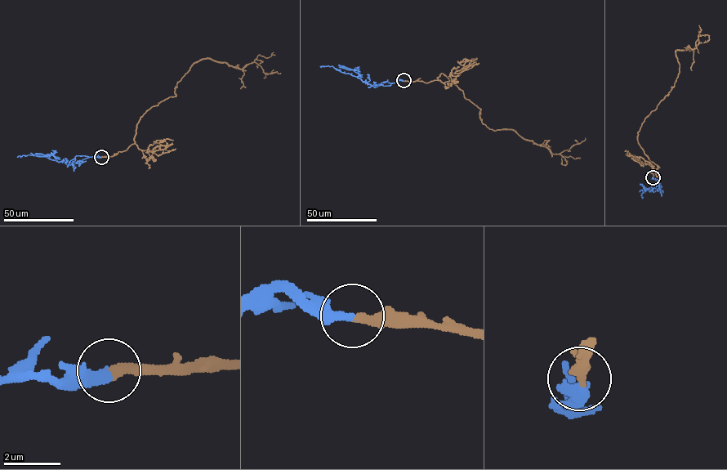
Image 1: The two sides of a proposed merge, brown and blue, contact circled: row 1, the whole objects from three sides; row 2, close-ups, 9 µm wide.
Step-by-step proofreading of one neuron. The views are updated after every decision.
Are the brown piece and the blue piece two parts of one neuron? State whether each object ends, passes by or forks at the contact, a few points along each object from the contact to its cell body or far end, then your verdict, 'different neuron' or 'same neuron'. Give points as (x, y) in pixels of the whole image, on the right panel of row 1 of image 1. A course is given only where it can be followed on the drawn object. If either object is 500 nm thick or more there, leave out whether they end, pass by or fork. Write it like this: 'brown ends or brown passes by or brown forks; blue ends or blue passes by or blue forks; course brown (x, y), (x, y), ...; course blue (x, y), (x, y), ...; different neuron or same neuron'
brown ends; blue ends; course brown (653, 177), (638, 132), (674, 86), (680, 72), (675, 51), (693, 50), (698, 39), (697, 48), (684, 47); course blue (653, 177), (659, 184), (659, 188), (643, 192), (642, 198); same neuron

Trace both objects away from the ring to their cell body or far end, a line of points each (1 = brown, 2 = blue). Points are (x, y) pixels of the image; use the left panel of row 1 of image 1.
1: (101, 157), (134, 143), (140, 117), (176, 95), (202, 59), (280, 73)
2: (101, 157), (76, 156), (66, 161), (49, 159), (43, 155), (17, 157)

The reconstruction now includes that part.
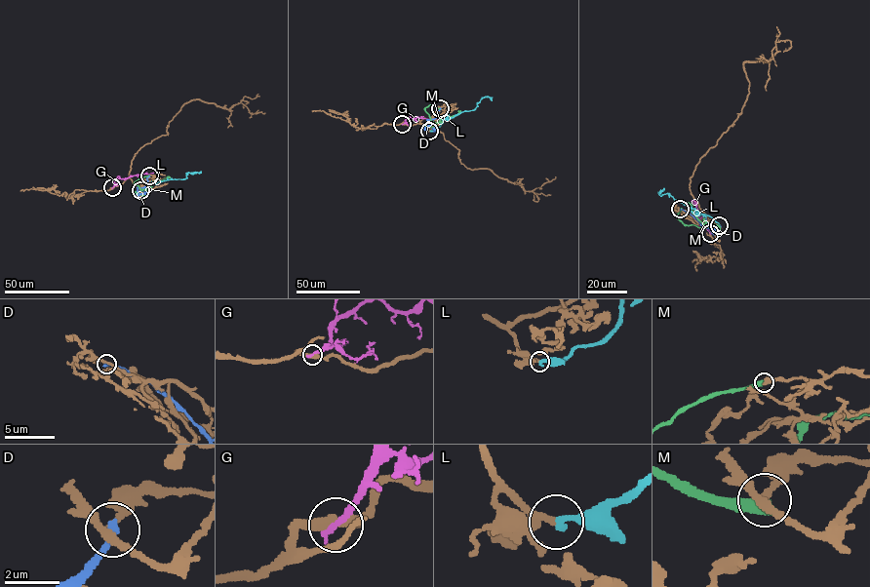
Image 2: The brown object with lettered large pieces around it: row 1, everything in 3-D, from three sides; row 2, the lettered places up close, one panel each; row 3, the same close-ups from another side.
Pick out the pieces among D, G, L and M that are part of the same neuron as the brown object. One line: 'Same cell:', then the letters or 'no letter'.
Same cell: L

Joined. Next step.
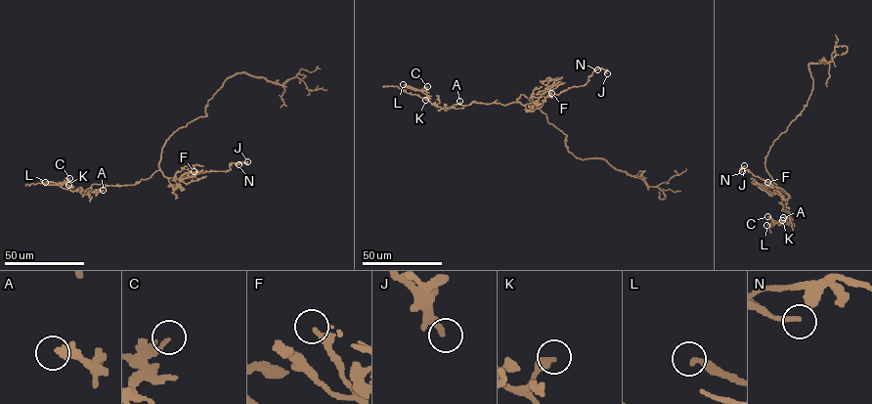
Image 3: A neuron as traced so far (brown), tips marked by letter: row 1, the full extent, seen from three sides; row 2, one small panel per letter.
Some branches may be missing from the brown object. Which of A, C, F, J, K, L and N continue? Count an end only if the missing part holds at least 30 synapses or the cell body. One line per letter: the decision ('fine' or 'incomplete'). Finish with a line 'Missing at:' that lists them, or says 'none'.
A: fine
C: fine
F: fine
J: fine
K: fine
L: fine
N: fine
Missing at: none

